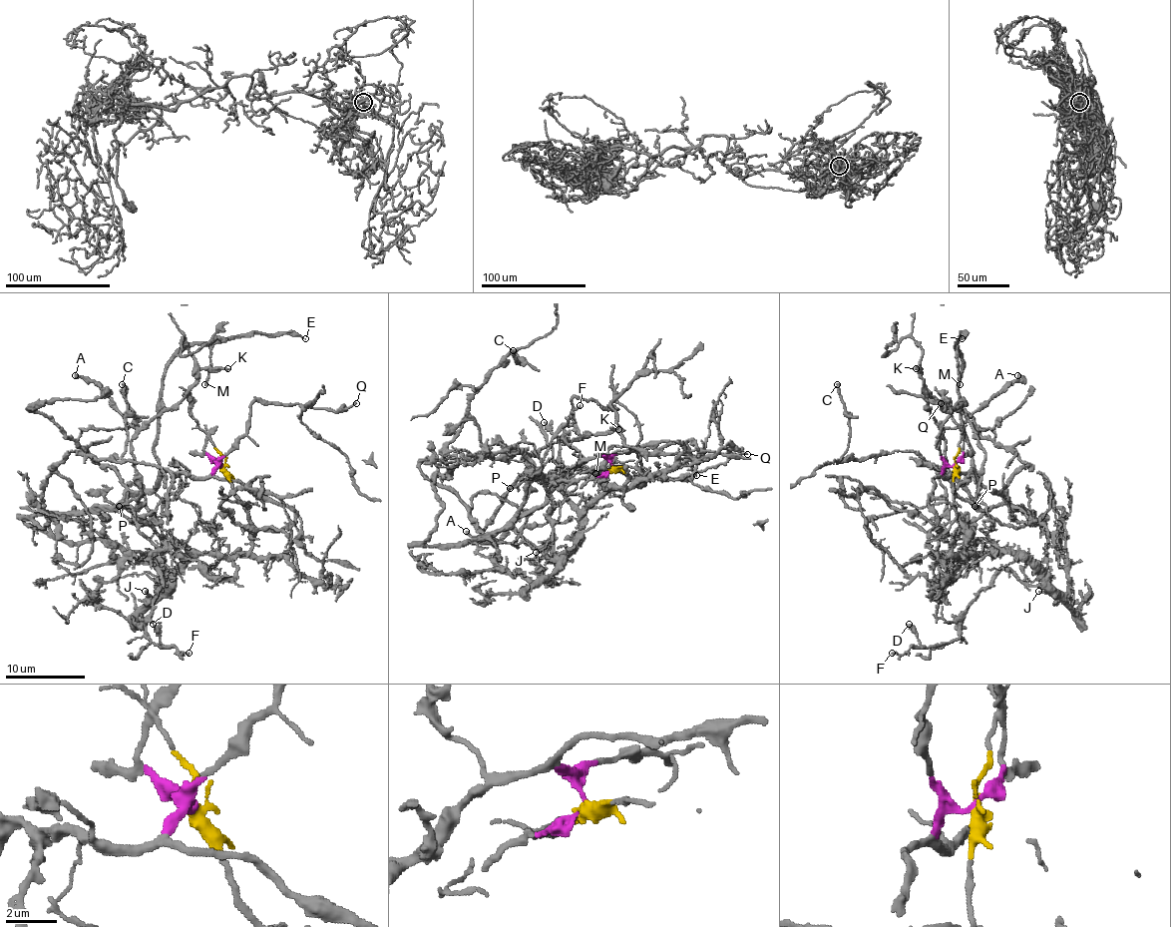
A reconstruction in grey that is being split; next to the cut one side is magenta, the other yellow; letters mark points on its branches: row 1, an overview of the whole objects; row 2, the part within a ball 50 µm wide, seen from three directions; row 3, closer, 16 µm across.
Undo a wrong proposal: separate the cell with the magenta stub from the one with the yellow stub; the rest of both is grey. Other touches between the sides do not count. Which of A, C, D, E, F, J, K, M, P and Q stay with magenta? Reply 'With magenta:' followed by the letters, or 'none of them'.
With magenta: A, C, E, K, M, P, Q

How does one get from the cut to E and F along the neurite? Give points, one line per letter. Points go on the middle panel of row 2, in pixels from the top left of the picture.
E: (611, 468), (601, 456), (584, 458), (562, 480), (546, 484), (552, 472), (576, 468), (695, 474)
F: (611, 468), (641, 478), (607, 488), (558, 555), (538, 474), (580, 404)

